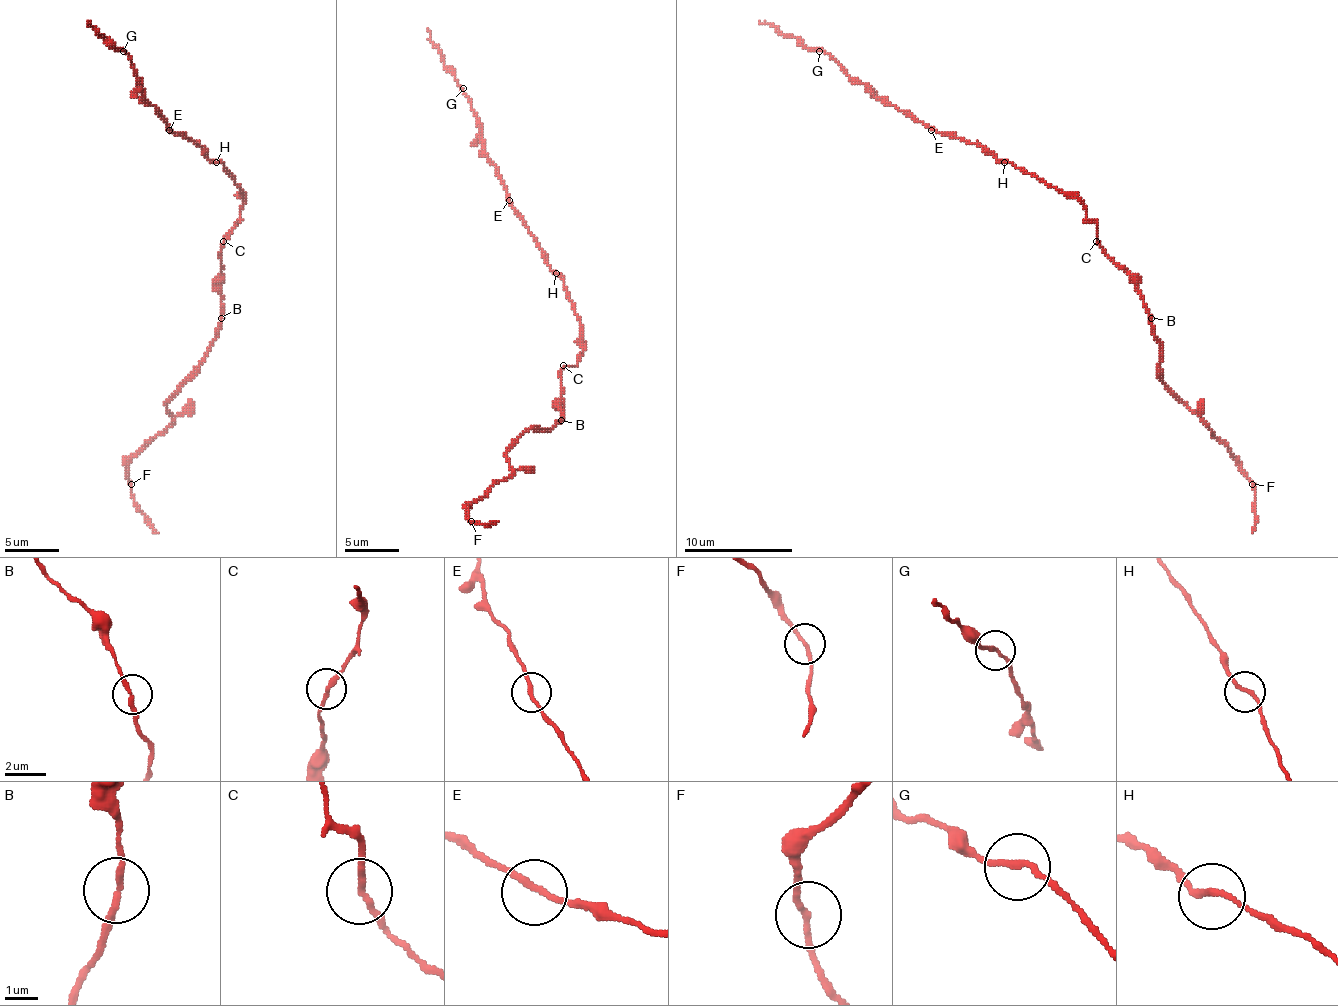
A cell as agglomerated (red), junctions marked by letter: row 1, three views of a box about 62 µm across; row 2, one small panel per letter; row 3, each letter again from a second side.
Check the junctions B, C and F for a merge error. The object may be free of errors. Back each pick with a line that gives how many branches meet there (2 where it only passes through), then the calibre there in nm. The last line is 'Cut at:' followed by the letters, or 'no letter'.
Cut at: no letter

